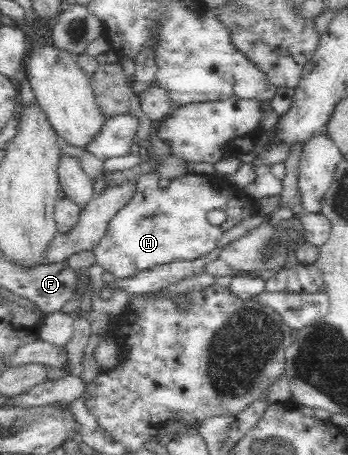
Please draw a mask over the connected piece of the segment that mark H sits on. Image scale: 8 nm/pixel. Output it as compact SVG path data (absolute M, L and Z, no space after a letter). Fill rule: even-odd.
M158 173L138 176L138 183L136 183L131 201L124 204L124 207L119 209L109 221L105 238L93 250L96 263L103 267L105 272L113 273L115 277L132 277L142 270L153 268L155 265L197 260L214 251L218 239L226 231L229 231L230 227L256 213L256 205L252 198L238 195L238 191L220 183L218 179L214 179L213 175L210 177L187 173L170 179L170 184L165 188L161 188L159 182ZM212 209L221 209L225 212L227 218L223 224L217 226L208 222L206 217Z

